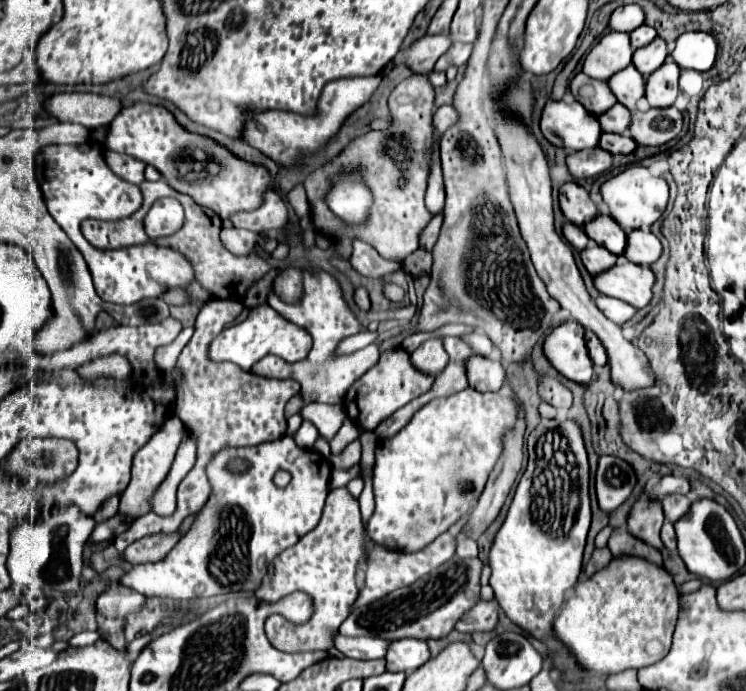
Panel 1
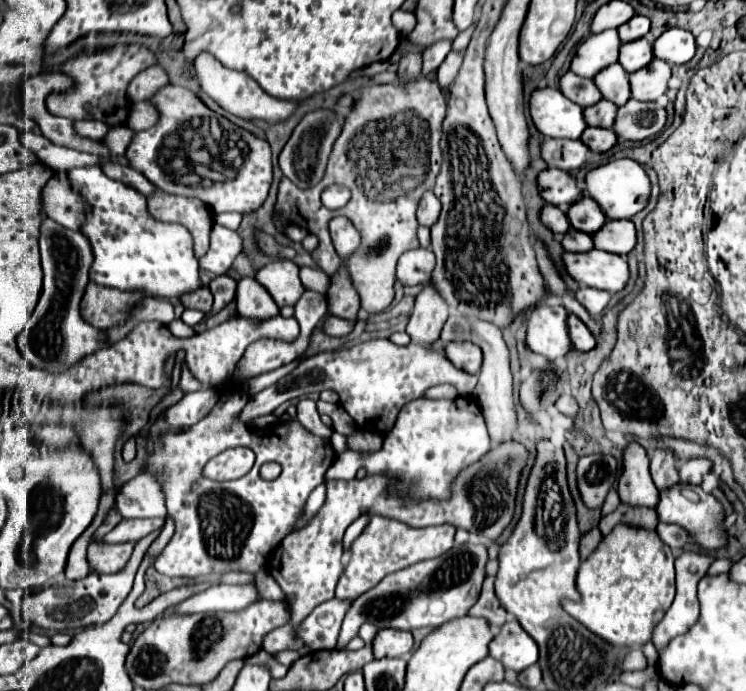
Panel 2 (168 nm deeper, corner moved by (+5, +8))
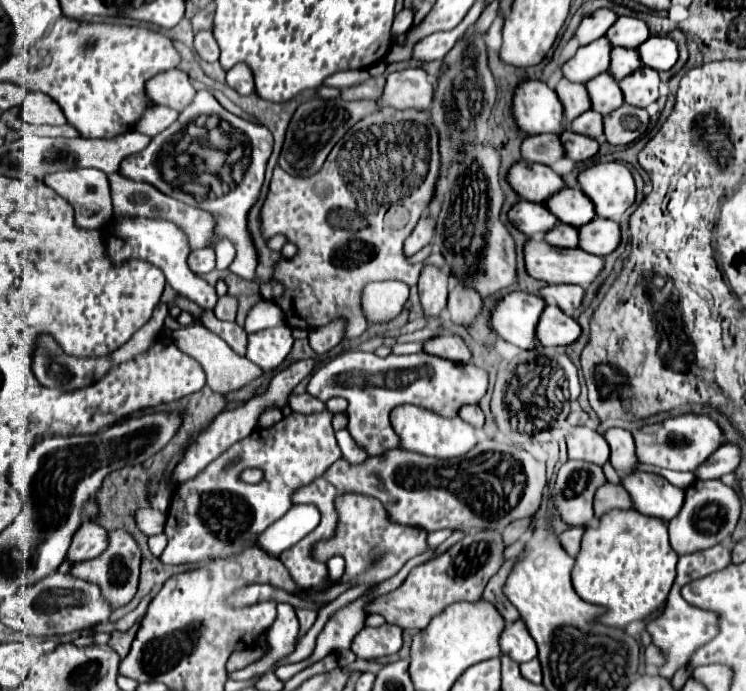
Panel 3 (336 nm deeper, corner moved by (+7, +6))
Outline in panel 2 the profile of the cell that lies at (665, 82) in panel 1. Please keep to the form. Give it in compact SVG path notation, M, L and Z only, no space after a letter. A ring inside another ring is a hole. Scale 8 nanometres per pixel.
M653 59L647 67L629 75L631 97L637 101L657 101L667 91L669 79L671 67L661 59Z

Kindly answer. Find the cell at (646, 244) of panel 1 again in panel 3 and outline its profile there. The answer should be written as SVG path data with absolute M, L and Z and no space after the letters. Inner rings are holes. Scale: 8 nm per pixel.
M595 217L593 221L589 221L589 225L583 225L579 229L579 237L581 237L579 247L585 249L587 253L609 255L619 245L621 233L615 221Z

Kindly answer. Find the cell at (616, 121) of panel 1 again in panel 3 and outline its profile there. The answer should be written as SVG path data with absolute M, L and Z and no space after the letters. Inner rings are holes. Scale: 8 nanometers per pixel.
M587 111L587 113L579 115L579 117L571 123L569 129L575 131L575 133L581 133L581 135L599 139L599 137L603 135L603 115L595 113L595 111Z

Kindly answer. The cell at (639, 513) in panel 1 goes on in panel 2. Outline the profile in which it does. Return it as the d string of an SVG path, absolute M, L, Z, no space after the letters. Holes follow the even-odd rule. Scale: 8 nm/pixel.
M629 443L625 449L623 475L619 479L621 503L631 507L655 509L659 503L659 491L649 475L649 457L637 443Z

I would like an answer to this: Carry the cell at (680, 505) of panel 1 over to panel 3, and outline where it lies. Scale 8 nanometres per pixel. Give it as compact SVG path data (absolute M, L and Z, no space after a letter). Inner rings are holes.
M683 413L677 417L667 417L663 423L653 423L637 429L633 433L637 461L671 471L695 471L705 459L711 457L723 443L723 429L709 415Z

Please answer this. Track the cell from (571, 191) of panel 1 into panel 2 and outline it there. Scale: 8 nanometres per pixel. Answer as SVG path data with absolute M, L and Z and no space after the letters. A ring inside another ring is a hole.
M549 167L547 171L543 171L539 175L539 191L541 191L541 197L563 209L563 211L569 211L569 207L579 201L579 197L583 197L583 193L579 191L575 179L567 173L567 171L561 171L561 169L555 169L555 167Z

